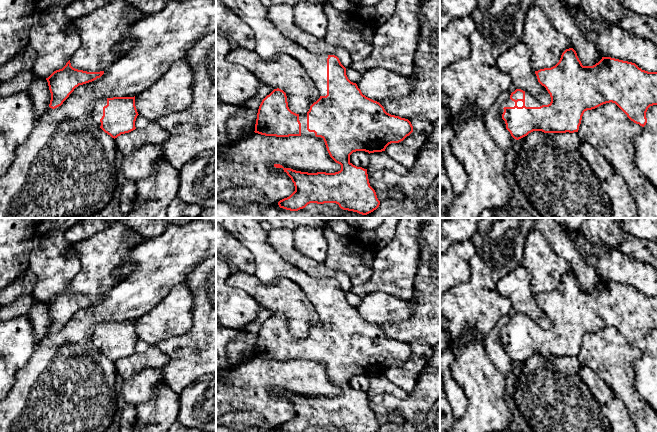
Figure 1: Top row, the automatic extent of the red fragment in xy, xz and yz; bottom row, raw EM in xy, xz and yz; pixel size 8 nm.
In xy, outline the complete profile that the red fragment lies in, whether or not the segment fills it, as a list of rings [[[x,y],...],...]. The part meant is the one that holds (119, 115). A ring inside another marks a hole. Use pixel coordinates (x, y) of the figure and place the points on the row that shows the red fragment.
[[[113,97],[99,100],[92,111],[92,118],[112,138],[136,129],[138,116],[134,97]]]

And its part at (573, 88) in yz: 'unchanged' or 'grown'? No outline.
grown

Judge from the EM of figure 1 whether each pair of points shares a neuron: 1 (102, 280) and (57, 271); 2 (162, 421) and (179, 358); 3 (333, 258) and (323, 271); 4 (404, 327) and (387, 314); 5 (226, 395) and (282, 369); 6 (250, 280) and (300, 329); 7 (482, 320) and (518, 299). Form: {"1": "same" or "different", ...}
{"1": "different", "2": "different", "3": "different", "4": "different", "5": "same", "6": "same", "7": "different"}

